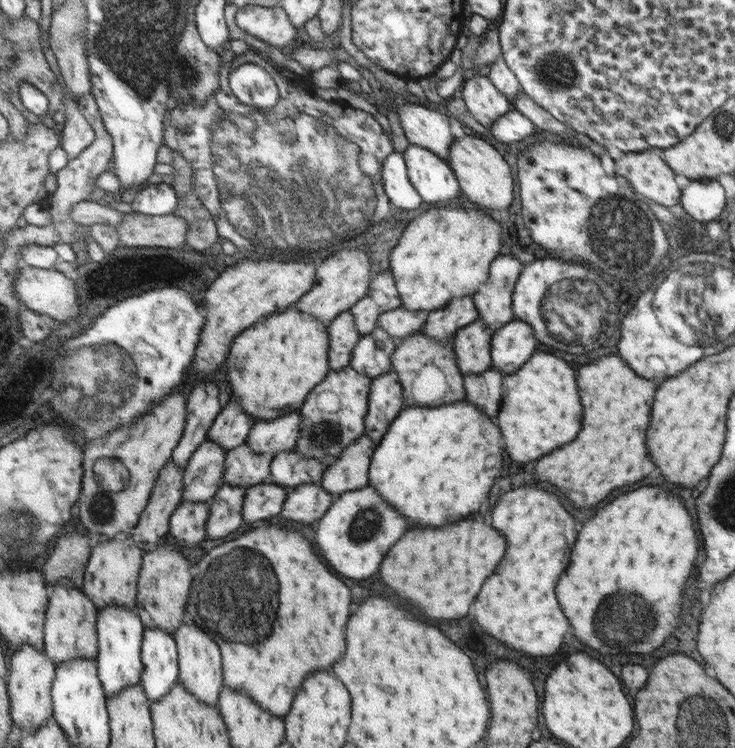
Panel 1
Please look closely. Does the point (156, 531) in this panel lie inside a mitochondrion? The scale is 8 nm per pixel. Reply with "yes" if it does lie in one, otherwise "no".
no

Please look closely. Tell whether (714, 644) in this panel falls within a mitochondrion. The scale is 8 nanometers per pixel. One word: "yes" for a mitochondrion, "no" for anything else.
no

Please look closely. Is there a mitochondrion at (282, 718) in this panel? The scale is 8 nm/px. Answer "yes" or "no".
no

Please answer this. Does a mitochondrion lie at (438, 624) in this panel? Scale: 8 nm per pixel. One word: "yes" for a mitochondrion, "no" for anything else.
no

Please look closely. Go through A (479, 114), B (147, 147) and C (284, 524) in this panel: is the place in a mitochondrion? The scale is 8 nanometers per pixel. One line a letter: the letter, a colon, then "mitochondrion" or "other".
A: other
B: other
C: other

